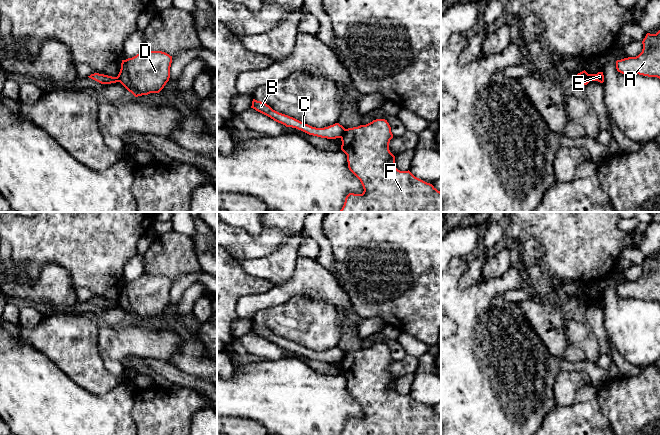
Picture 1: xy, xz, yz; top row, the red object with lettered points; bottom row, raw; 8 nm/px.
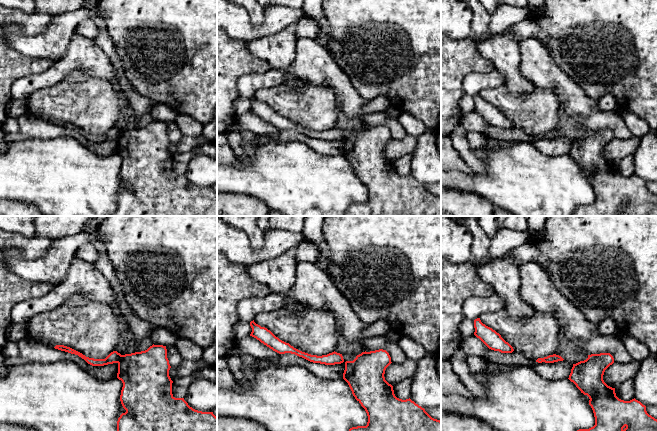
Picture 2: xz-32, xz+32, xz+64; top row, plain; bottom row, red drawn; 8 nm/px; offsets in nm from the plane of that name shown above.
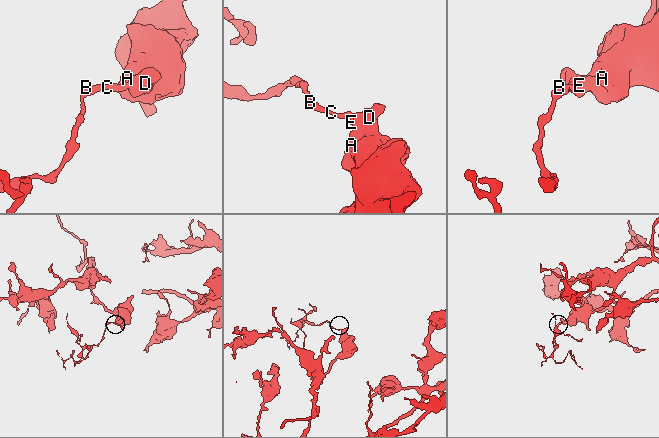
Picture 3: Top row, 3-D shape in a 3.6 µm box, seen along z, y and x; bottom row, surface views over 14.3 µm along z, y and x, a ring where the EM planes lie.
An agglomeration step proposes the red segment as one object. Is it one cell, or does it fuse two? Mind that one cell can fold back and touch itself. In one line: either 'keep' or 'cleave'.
cleave

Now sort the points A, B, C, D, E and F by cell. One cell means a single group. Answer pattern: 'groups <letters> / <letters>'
groups A D E F / B C

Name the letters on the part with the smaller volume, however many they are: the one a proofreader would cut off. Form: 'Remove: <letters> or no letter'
Remove: B, C

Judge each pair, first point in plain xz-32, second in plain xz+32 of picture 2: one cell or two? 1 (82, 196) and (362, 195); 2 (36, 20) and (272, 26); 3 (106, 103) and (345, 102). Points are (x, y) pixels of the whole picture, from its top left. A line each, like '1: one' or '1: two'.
1: one
2: one
3: two

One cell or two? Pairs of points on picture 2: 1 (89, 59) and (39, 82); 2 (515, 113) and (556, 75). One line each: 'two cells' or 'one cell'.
1: one cell
2: two cells

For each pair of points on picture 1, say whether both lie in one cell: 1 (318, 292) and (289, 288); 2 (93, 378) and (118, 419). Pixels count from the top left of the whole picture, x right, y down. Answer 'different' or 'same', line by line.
1: same
2: different

